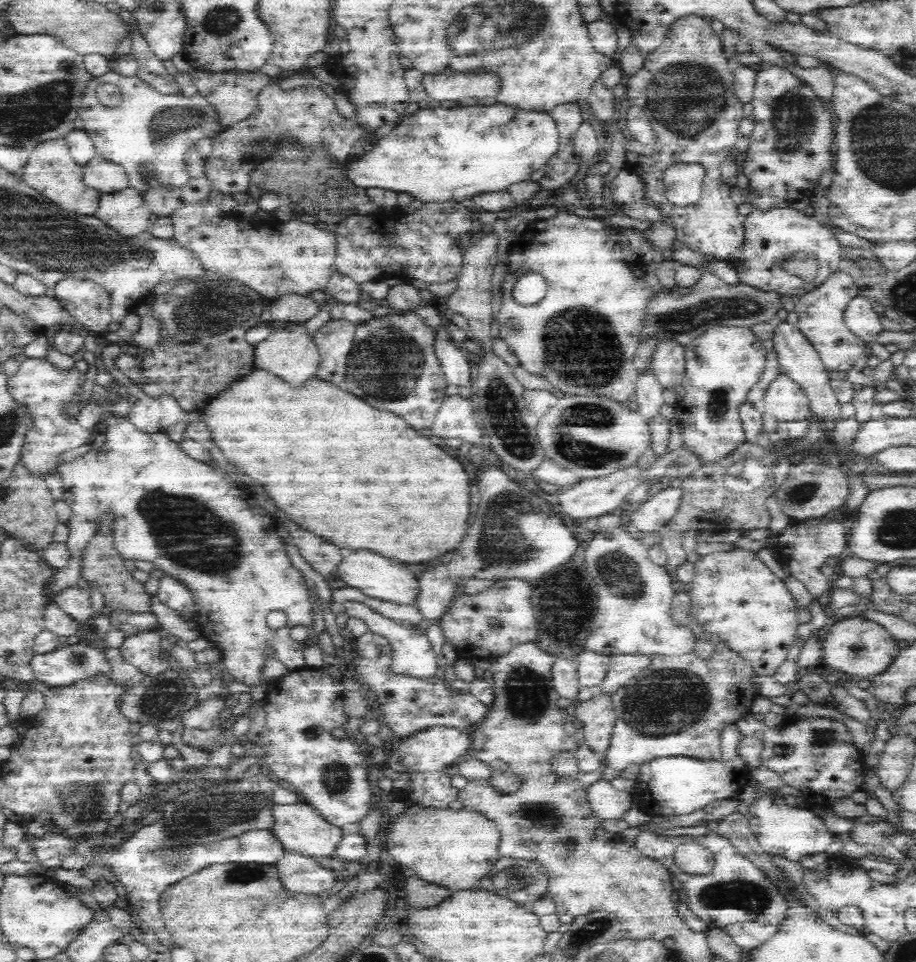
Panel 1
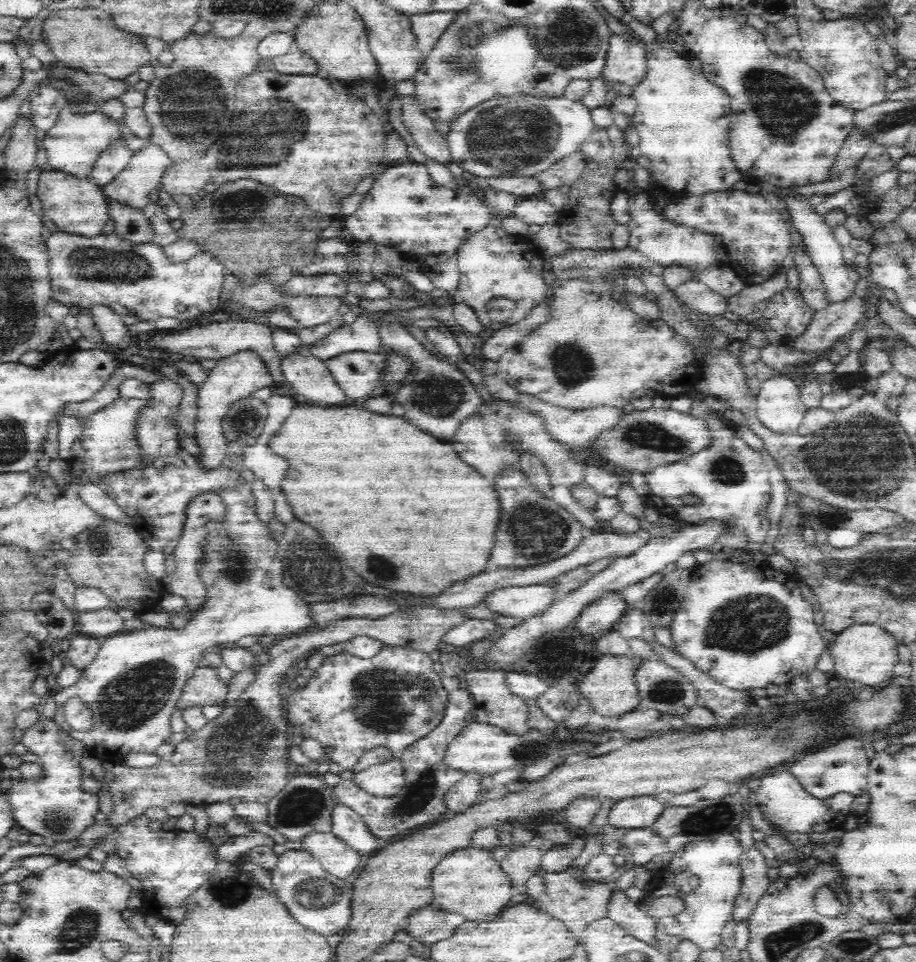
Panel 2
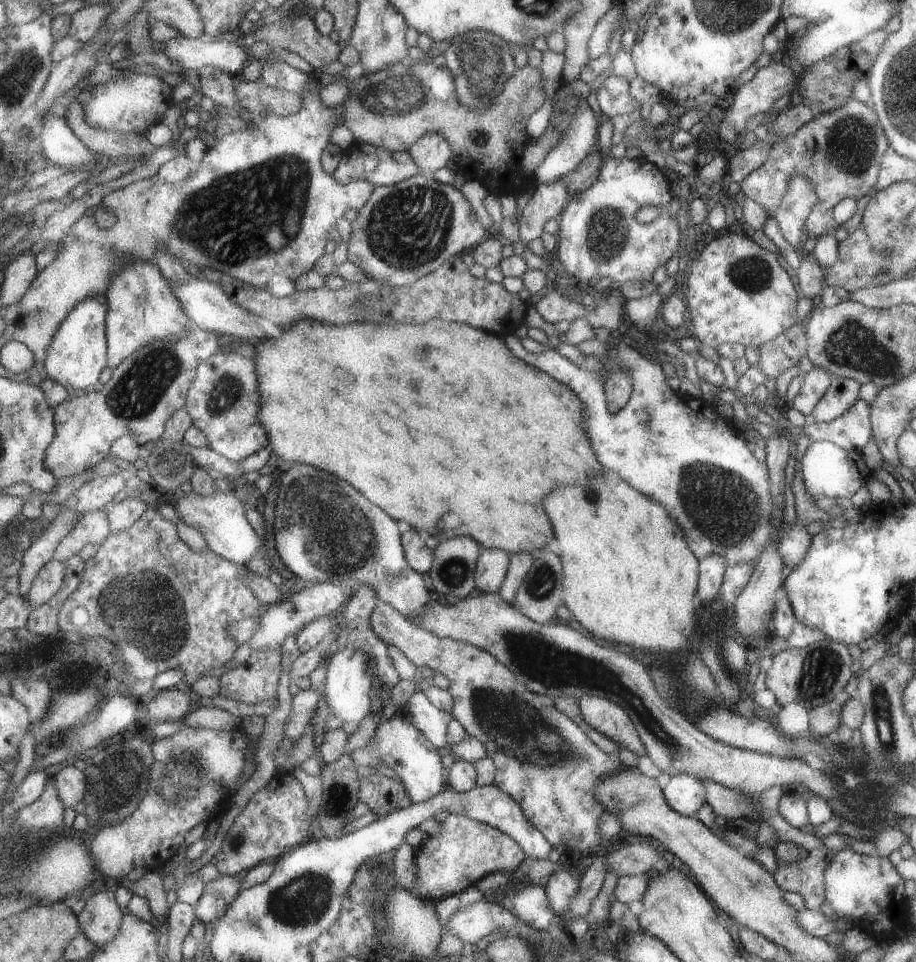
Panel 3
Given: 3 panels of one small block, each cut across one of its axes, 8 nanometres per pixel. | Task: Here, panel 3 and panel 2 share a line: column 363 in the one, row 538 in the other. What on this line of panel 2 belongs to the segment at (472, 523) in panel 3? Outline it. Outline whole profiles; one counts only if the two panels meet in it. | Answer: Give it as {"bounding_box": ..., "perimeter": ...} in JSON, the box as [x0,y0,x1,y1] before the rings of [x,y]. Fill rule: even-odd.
{"bounding_box":[268,402,498,598],"perimeter":[[[296,402],[292,408],[292,414],[284,420],[284,424],[278,428],[278,432],[268,440],[270,450],[276,456],[282,456],[284,460],[288,460],[290,468],[284,476],[284,480],[280,482],[280,488],[286,498],[288,504],[294,512],[294,516],[298,520],[302,520],[304,524],[310,524],[314,530],[320,532],[320,536],[336,550],[340,552],[342,560],[364,578],[364,582],[374,582],[382,588],[388,588],[392,592],[408,592],[414,596],[428,596],[428,598],[436,598],[440,596],[444,590],[450,590],[454,586],[454,582],[466,580],[470,576],[482,574],[486,572],[486,562],[490,556],[490,546],[494,546],[494,526],[498,526],[498,496],[494,494],[494,484],[490,484],[486,478],[482,478],[476,470],[472,470],[468,464],[464,464],[456,450],[452,448],[452,442],[444,442],[444,440],[436,440],[434,436],[422,432],[420,428],[416,428],[414,424],[408,424],[404,418],[398,416],[380,416],[374,412],[366,412],[366,408],[320,408],[320,406],[312,406],[312,404],[300,404]],[[384,564],[396,564],[396,578],[392,576],[378,576],[374,570],[382,570],[386,574],[390,574],[390,570],[386,570]]]}

